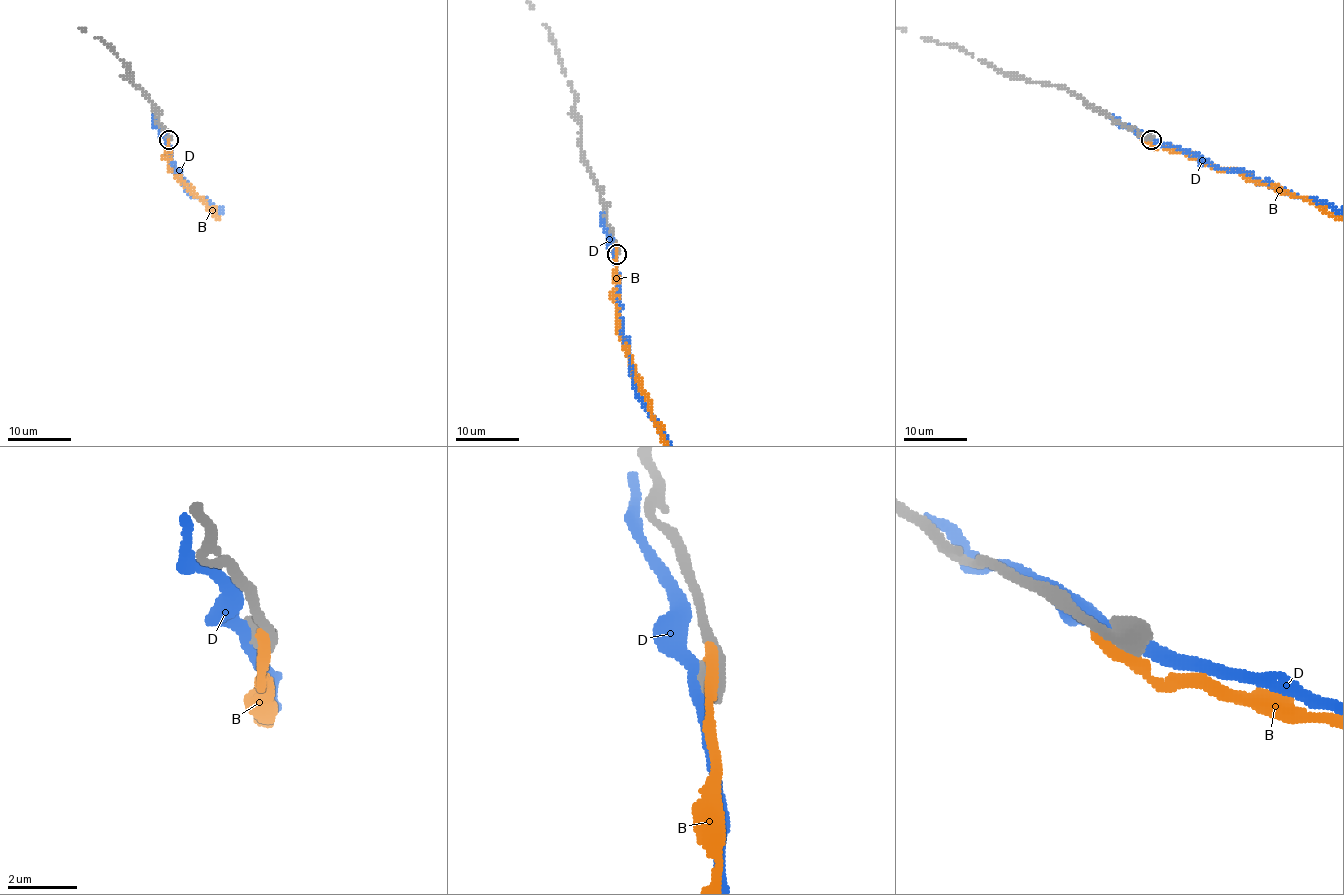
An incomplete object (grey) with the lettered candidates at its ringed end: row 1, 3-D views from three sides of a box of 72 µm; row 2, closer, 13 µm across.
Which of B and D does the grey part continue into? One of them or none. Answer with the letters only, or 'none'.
none

